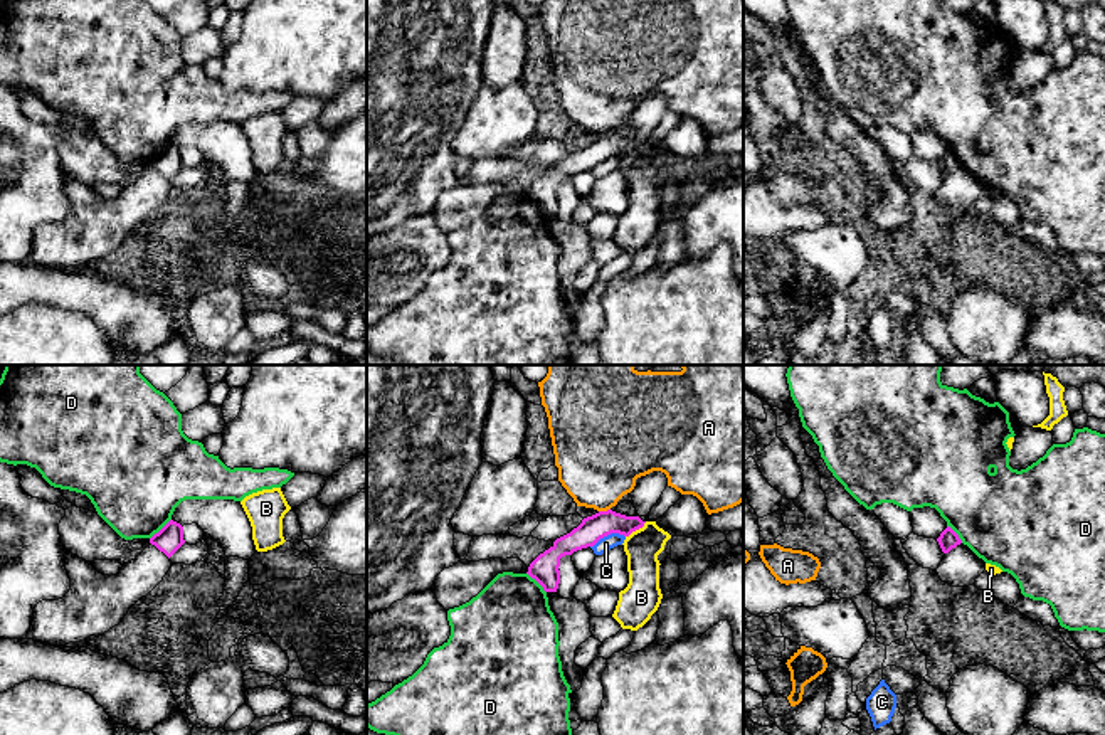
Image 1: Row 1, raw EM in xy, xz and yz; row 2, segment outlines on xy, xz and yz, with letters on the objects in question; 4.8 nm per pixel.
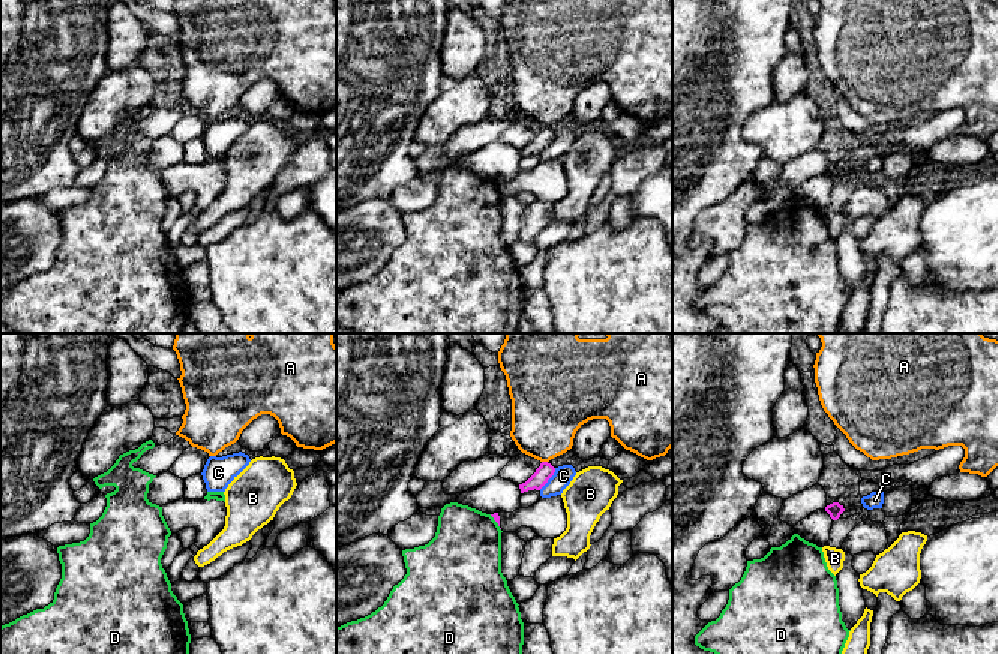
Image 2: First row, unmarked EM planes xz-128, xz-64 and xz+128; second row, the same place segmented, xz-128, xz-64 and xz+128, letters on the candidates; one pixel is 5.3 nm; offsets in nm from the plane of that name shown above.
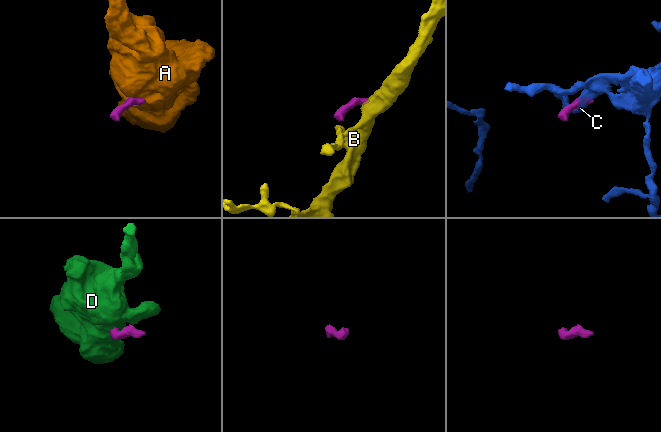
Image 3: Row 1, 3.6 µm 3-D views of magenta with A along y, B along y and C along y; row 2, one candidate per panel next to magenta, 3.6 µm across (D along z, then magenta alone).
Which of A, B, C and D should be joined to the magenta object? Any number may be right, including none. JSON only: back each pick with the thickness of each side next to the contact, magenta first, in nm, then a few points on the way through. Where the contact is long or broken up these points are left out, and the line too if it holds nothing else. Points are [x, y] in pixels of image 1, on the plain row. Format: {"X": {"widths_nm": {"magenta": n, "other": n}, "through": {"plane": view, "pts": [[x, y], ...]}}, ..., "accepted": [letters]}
{"accepted": []}

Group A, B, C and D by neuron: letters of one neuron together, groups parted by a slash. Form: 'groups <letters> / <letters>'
groups A / B / C / D

